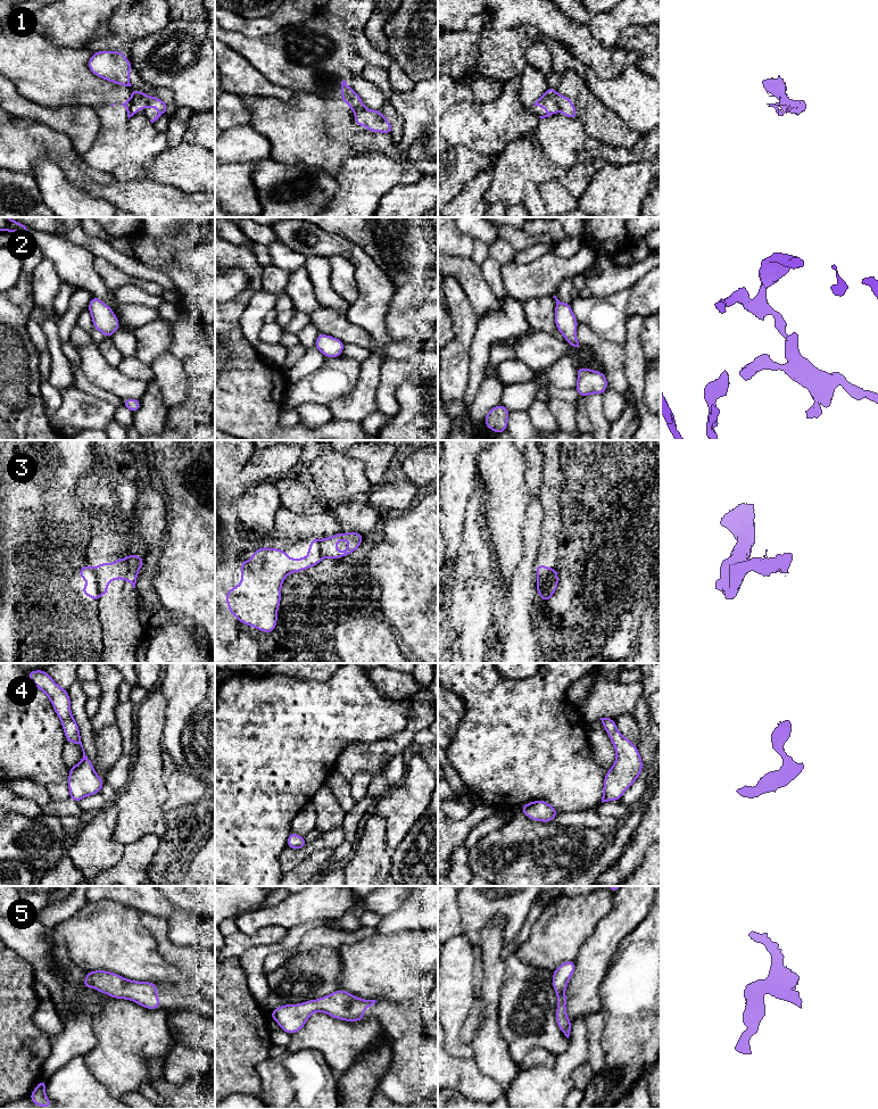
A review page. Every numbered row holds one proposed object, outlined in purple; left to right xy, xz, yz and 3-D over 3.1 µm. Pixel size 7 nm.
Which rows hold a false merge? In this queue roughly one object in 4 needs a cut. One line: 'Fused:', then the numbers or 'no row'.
Fused: 1, 3

